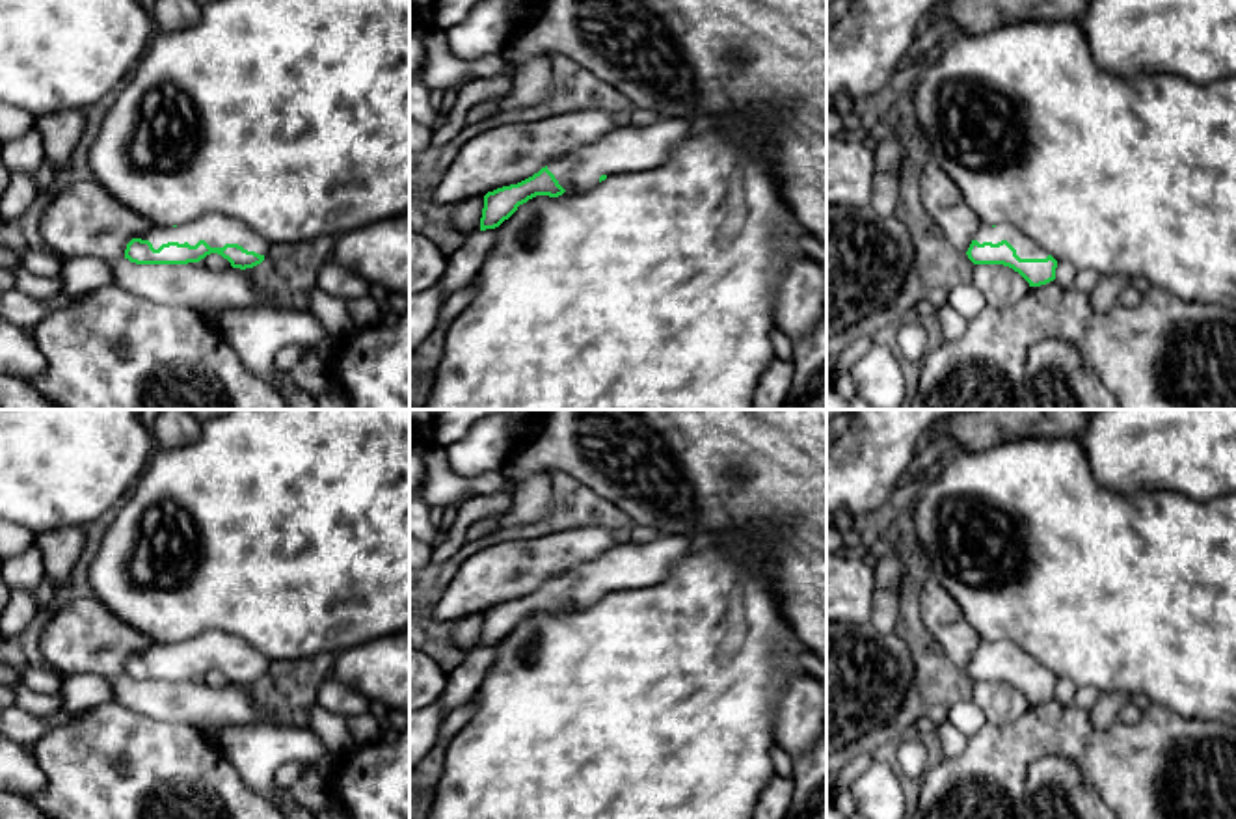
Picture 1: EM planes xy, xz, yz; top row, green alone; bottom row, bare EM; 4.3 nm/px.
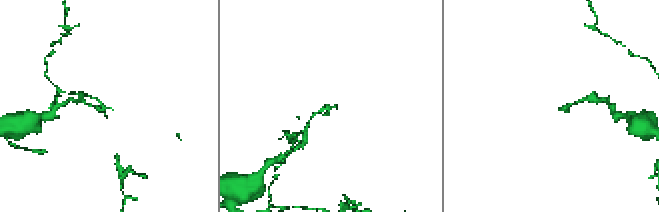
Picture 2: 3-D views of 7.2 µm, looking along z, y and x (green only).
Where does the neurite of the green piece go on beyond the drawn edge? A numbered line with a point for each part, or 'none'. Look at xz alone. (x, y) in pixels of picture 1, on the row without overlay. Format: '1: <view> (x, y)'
1: xz (630, 566)

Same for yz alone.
1: yz (1026, 665)

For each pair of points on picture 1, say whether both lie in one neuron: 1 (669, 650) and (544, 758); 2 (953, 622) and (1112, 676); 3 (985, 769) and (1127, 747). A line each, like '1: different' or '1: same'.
1: same
2: different
3: same

